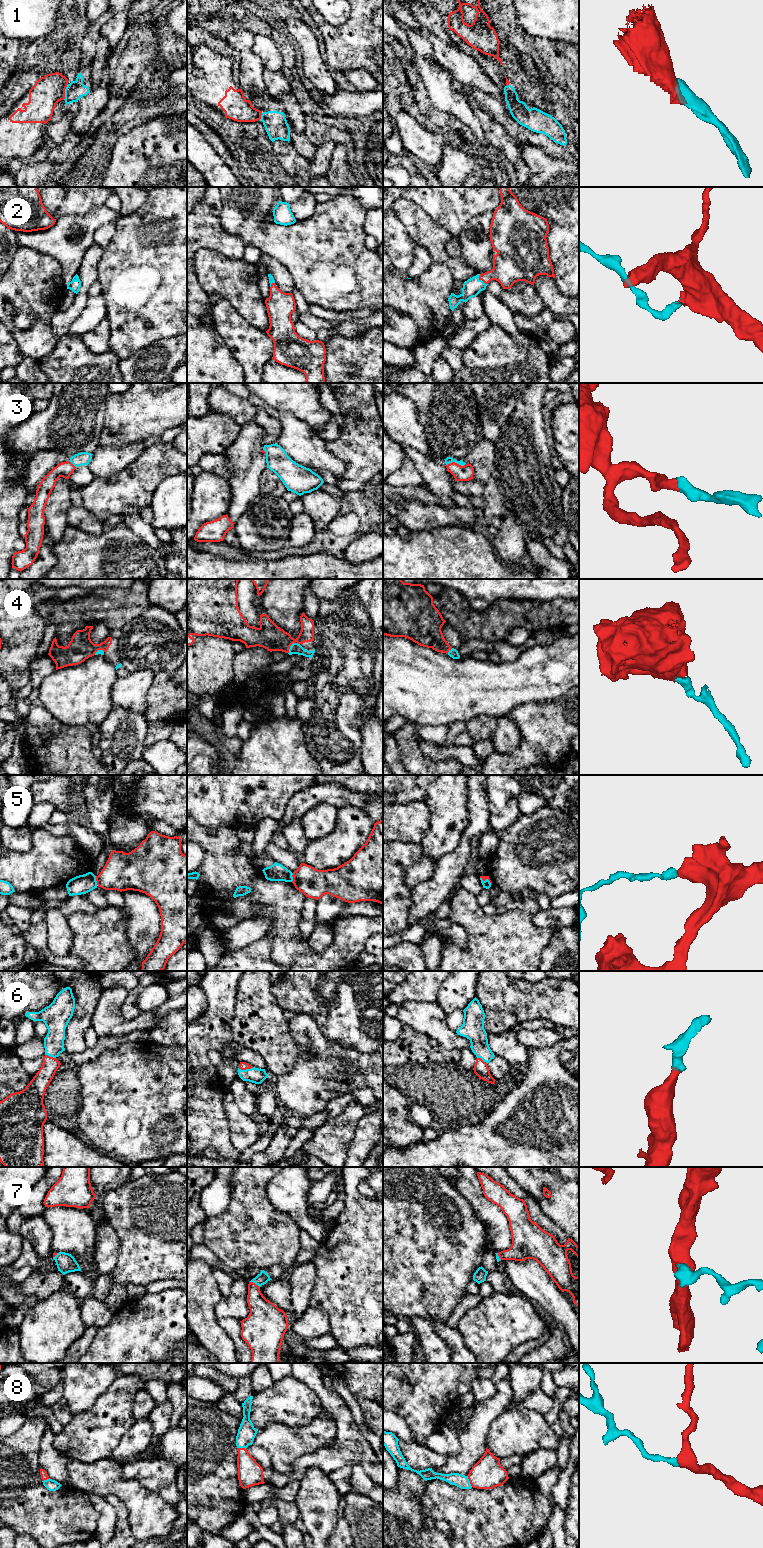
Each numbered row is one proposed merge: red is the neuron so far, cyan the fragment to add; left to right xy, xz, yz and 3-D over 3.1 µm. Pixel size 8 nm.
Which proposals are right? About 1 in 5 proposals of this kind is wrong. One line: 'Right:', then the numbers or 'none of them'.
Right: 2, 3, 4, 6, 7, 8

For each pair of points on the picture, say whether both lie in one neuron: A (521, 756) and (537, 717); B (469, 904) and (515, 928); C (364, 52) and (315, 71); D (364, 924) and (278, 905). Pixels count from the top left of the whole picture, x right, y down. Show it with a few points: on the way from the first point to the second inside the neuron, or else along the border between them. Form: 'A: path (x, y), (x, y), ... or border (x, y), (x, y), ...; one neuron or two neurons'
A: path (531, 746), (537, 740), (537, 727); one neuron
B: path (476, 917), (487, 928), (502, 928); one neuron
C: border (324, 58), (328, 67); two neurons
D: path (337, 951), (329, 959), (311, 959), (285, 932); one neuron

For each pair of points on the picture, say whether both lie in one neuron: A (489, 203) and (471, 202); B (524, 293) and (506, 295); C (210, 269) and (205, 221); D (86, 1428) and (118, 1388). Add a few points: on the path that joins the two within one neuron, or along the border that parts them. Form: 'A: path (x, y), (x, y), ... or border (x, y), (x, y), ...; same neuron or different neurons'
A: path (485, 202), (475, 202); same neuron
B: path (520, 295), (510, 295); same neuron
C: border (197, 250), (214, 249), (230, 258); different neurons
D: path (96, 1418), (116, 1398); same neuron

